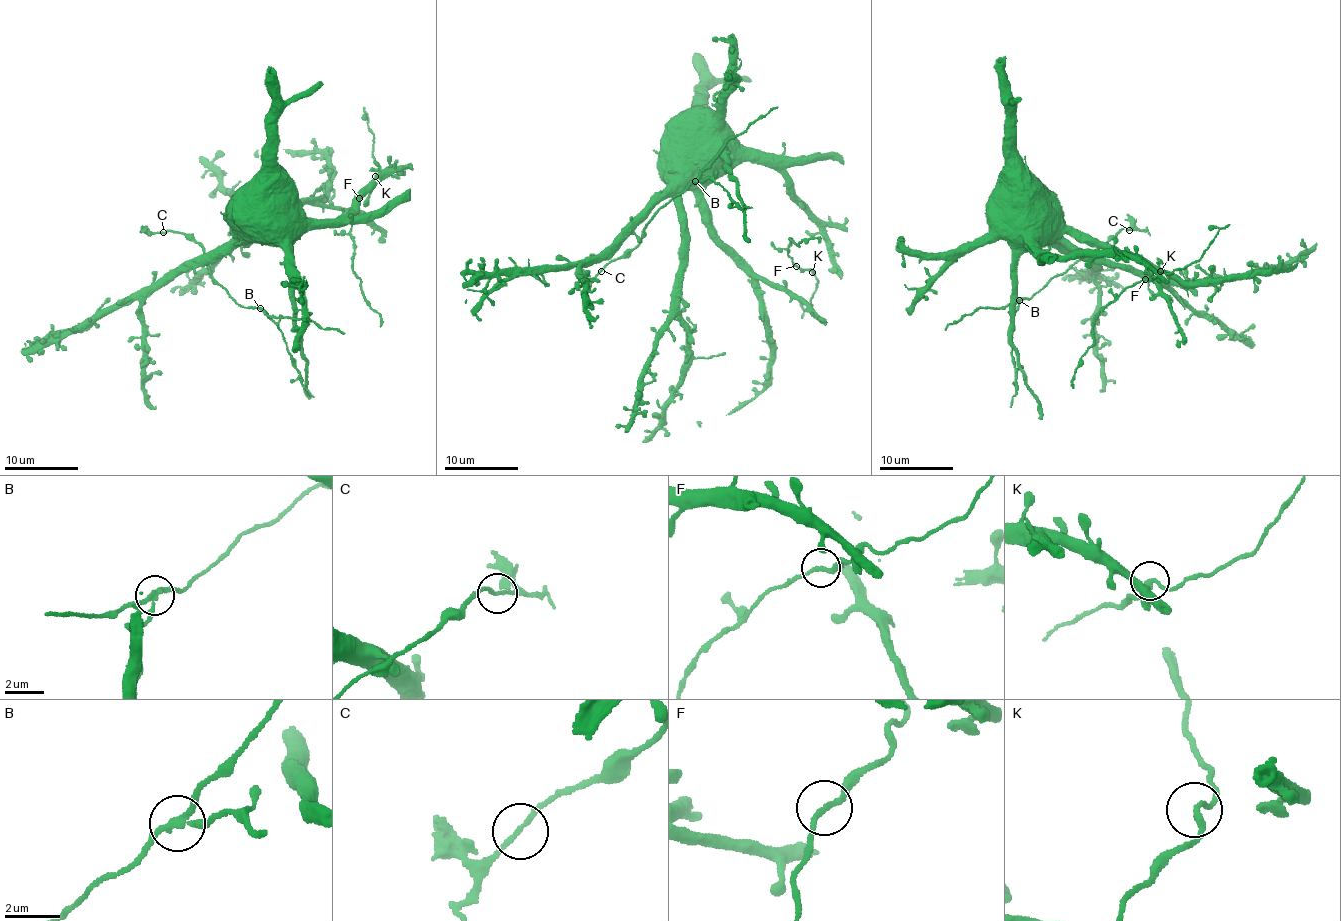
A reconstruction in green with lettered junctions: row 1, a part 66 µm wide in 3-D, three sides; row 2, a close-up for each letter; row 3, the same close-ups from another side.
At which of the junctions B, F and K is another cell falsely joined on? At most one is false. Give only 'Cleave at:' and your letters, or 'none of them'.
Cleave at: B

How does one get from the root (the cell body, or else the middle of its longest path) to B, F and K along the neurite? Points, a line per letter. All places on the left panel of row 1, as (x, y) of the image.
B: (238, 210), (240, 223), (234, 228), (234, 239), (196, 260), (205, 263), (217, 284), (239, 305), (260, 308)
F: (238, 210), (247, 220), (335, 219), (352, 211), (359, 193), (390, 165), (397, 173), (377, 175), (359, 197)
K: (238, 210), (236, 214), (247, 220), (335, 219), (352, 211), (359, 193), (390, 165), (397, 173), (375, 176)

